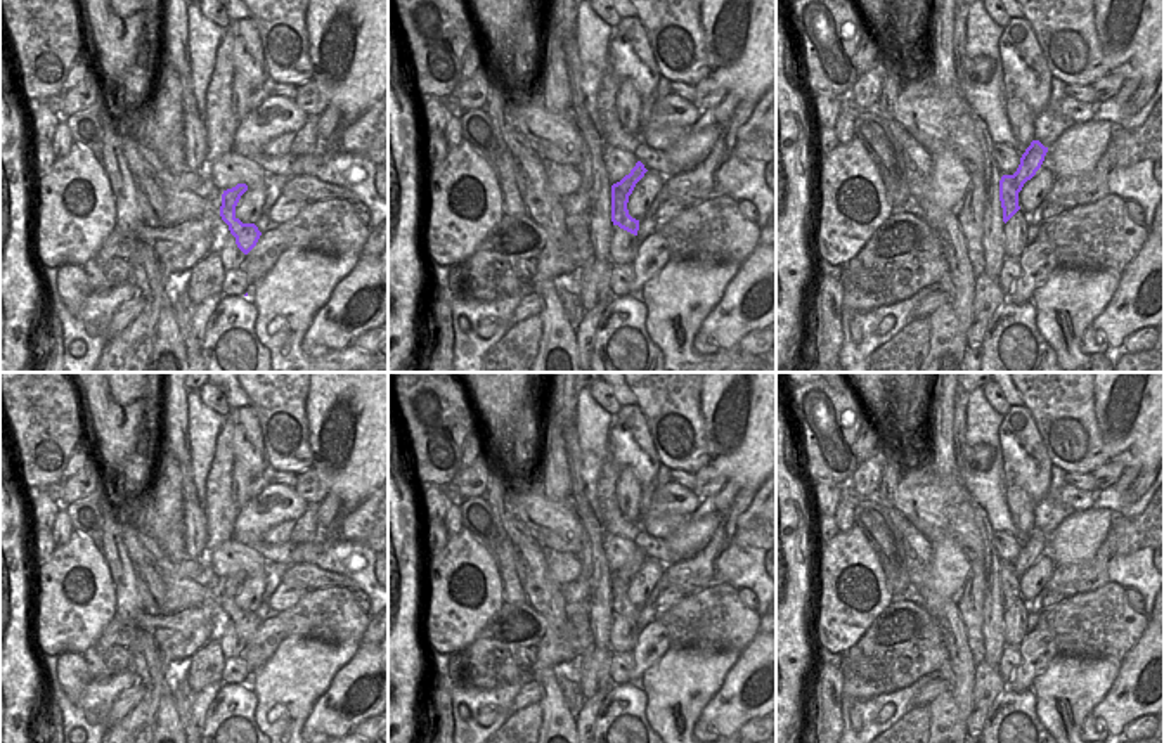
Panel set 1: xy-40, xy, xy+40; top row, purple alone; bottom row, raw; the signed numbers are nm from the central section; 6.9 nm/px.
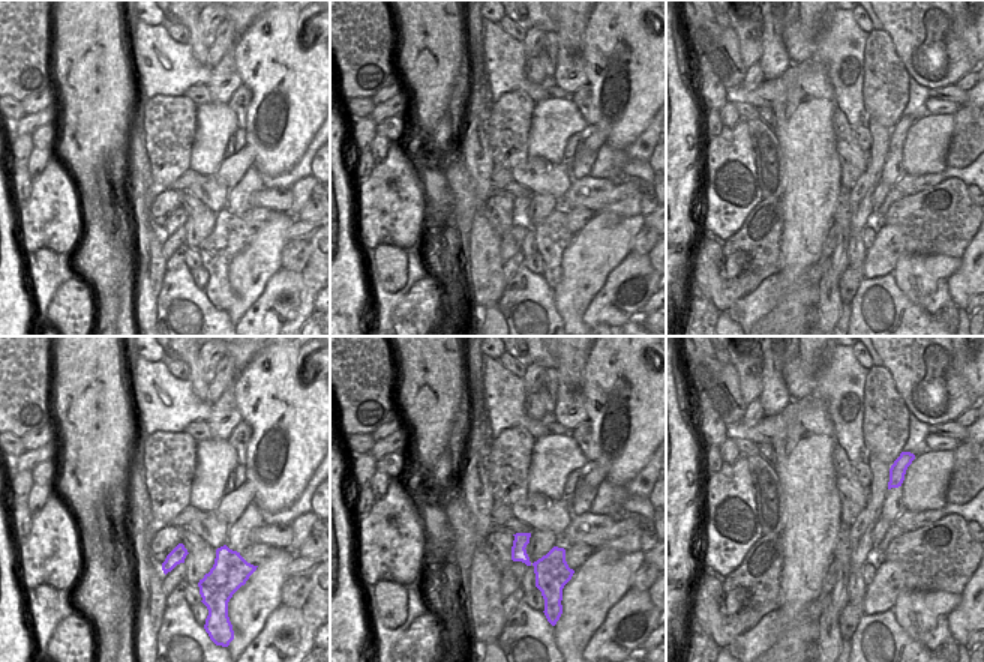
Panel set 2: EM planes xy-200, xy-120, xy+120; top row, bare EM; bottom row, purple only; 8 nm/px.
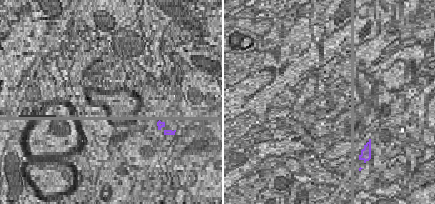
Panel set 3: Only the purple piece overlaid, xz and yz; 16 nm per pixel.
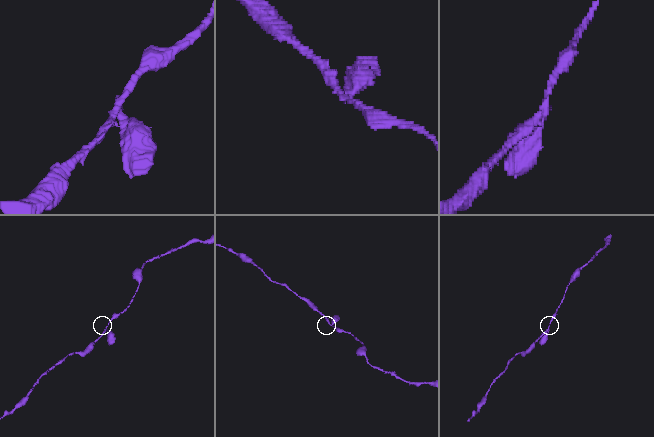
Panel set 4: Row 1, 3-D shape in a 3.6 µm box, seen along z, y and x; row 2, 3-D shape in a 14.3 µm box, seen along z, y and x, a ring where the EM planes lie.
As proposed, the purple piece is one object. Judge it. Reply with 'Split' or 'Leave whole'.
Split.

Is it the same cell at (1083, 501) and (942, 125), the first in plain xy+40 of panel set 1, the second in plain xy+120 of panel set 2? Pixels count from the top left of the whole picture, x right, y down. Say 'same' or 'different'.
different

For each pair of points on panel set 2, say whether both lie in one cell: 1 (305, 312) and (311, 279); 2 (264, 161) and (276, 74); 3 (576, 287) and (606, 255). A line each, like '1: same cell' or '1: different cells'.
1: same cell
2: same cell
3: same cell

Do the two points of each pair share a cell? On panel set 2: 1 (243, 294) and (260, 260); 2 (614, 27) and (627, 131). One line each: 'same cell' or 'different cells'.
1: same cell
2: same cell

